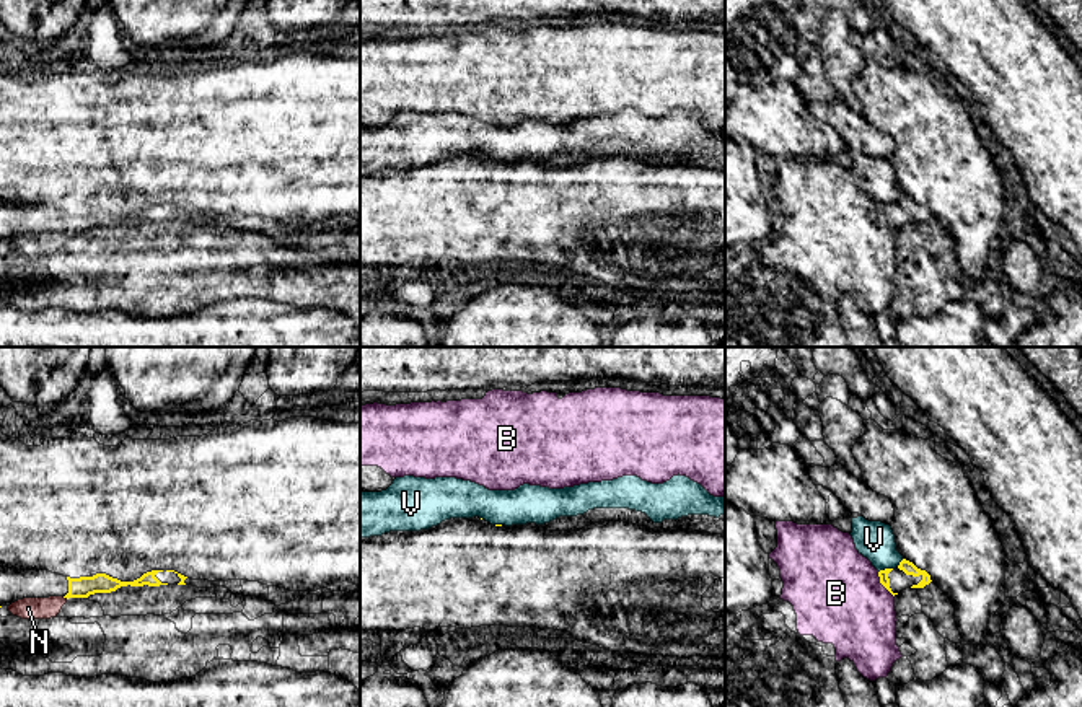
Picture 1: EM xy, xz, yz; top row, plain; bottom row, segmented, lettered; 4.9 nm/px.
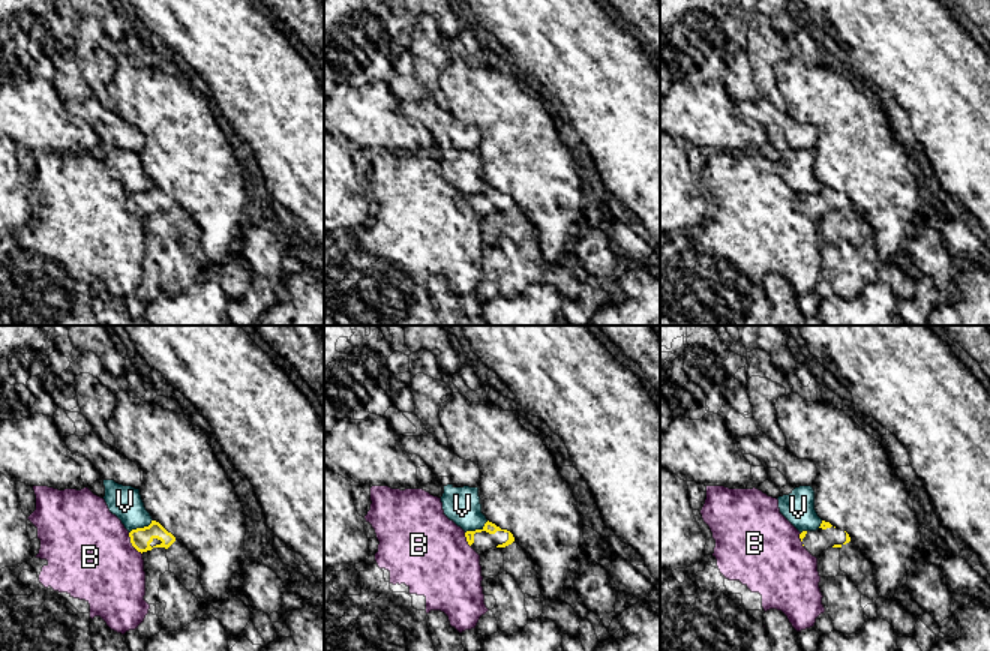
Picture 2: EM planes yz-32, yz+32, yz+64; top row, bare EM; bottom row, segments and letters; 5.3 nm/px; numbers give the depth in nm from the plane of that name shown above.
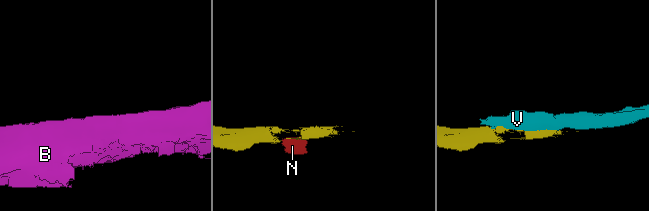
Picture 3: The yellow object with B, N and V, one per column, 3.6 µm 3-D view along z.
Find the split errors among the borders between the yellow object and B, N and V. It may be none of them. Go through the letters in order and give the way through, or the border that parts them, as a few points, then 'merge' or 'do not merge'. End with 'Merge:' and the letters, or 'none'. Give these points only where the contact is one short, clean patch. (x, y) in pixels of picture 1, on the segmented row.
B: border along yz (877, 572), (879, 582), (893, 597); do not merge
N: do not merge
V: do not merge
Merge: none

